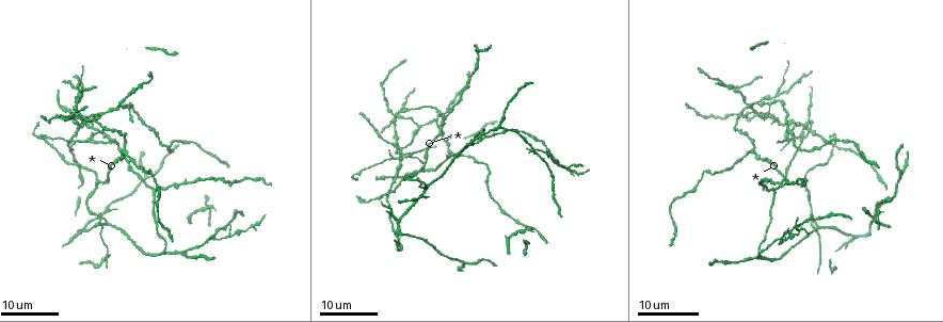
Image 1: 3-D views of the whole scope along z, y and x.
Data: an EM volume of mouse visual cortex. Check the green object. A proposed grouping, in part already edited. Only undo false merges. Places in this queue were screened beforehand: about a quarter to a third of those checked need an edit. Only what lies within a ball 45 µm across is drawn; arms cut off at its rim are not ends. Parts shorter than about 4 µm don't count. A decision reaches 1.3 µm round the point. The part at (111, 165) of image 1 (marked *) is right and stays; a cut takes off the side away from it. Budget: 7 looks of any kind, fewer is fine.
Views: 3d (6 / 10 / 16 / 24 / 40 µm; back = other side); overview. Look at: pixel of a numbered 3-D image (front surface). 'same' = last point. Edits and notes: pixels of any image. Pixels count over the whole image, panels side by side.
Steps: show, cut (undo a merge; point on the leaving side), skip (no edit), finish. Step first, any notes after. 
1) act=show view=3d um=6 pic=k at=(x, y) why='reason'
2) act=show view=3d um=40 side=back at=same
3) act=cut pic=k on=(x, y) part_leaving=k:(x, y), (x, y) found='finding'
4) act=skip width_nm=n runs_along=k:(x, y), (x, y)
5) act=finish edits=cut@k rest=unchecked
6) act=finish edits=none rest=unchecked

act=show view=3d um=16 pic=1 at=(101, 114) why='three-way junction'

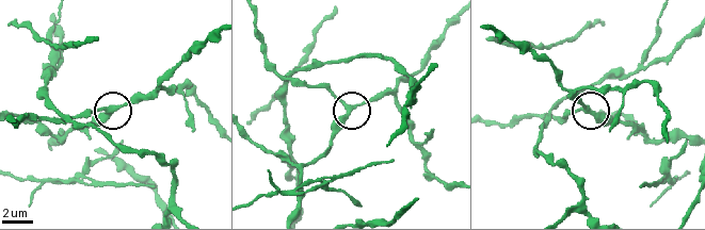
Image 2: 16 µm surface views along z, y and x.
act=show view=3d um=6 pic=2 at=(112, 112)

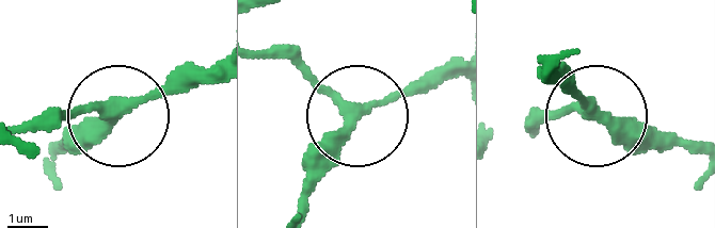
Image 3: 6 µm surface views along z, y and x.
act=skip side_arm_um=37 runs_along=3:(260, 49), (301, 60), (355, 120), (304, 189) found='one neuron here'

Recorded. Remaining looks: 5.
act=show view=3d um=24 pic=1 at=(754, 147)

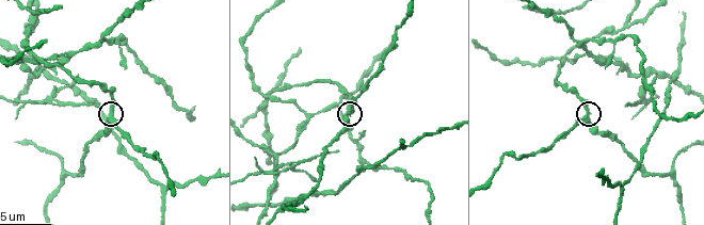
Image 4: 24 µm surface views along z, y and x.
act=show view=3d um=6 pic=4 at=(585, 116) why='zoom in'

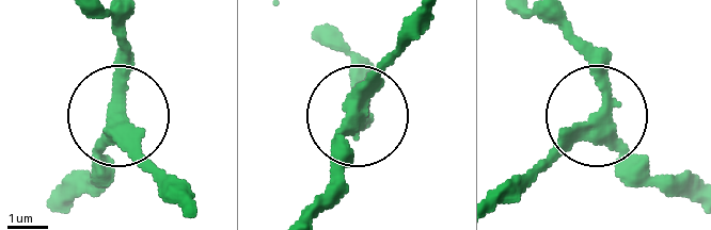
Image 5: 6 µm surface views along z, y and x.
act=skip arms=3 runs_along=5:(690, 201), (598, 124), (520, 195) found='continuous, no second neuron'

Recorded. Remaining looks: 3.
act=show view=3d um=16 pic=4 at=(567, 50) why='four arms meet'

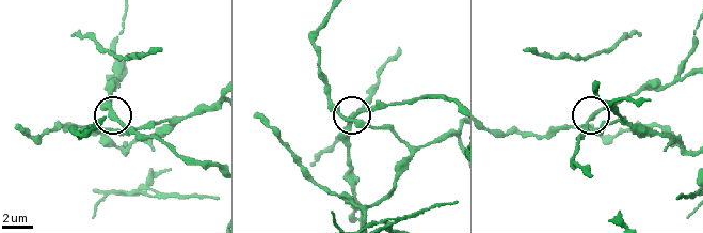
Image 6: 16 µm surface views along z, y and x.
act=skip runs_along=6:(212, 164), (131, 135), (113, 115), (109, 93) found='continuous, no second neuron'

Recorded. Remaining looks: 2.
act=finish edits=none rest=unchecked

